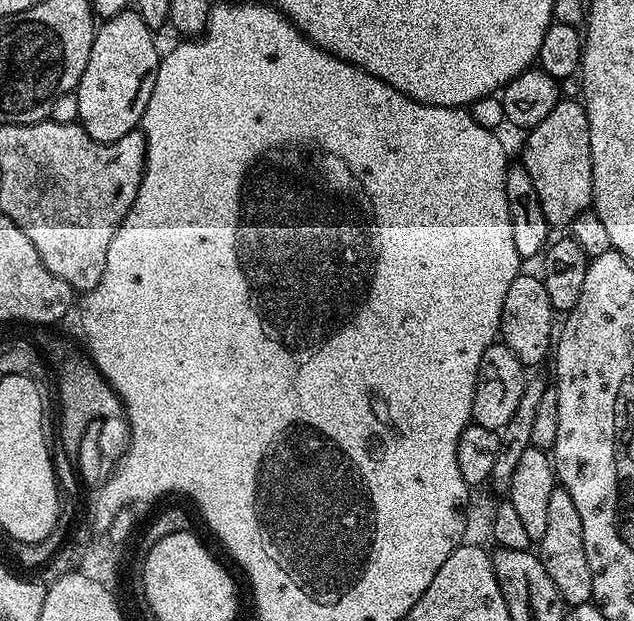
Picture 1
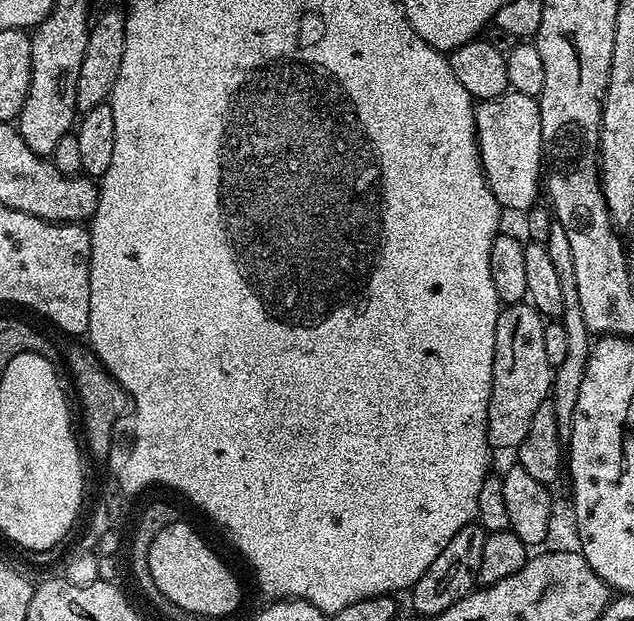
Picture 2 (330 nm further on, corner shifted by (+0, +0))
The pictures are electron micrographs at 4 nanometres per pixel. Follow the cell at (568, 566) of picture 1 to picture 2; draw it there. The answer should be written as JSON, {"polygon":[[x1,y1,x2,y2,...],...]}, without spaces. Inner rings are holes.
{"polygon":[[553,222,550,226,547,245,550,259,554,261,554,270,562,286,562,306,564,307,562,323,567,335,566,359,562,361,562,366,554,369,550,402,554,406,554,416,558,418,558,438,566,442,572,436,574,406,578,406,578,390,582,386,582,378,588,365,588,353,592,351,594,340,582,318,582,305,578,302,578,285,574,283,574,257,570,254,570,242,566,238,566,230,562,230,560,224]]}

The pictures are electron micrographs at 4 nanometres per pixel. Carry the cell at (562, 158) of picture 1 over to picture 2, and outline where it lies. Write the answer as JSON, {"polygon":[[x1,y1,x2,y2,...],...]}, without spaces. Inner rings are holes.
{"polygon":[[509,90,496,100,481,100,476,104,476,145,480,148,480,164,484,168,484,177,494,194,494,198,500,204,501,209,513,208,520,214,527,213,528,209,537,203,536,195,542,192,542,161,544,151,542,150,542,118,540,117,540,101,535,96,527,96,524,93]]}

